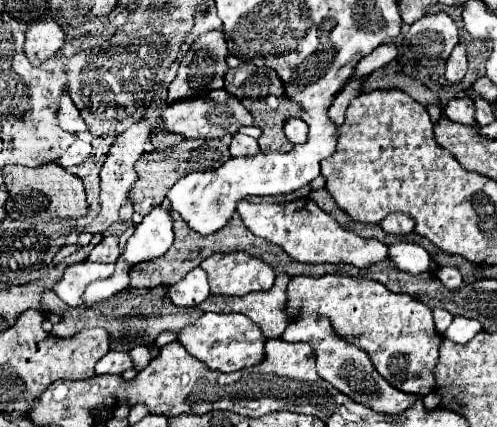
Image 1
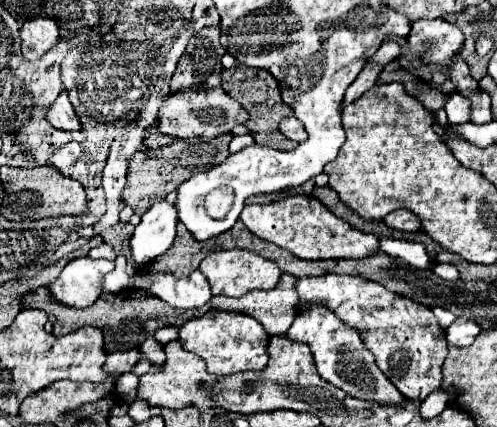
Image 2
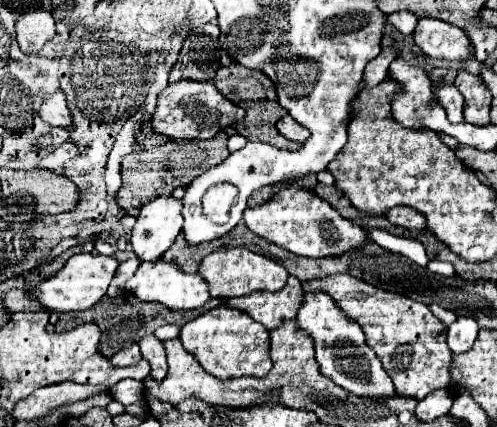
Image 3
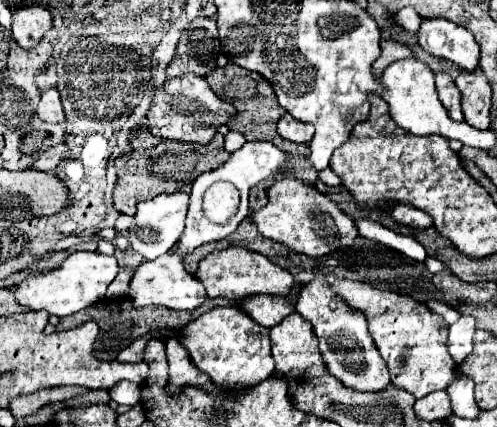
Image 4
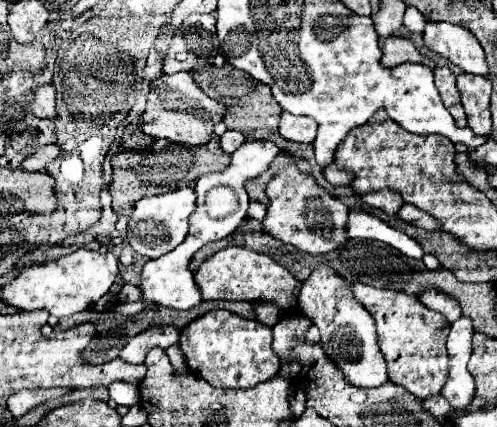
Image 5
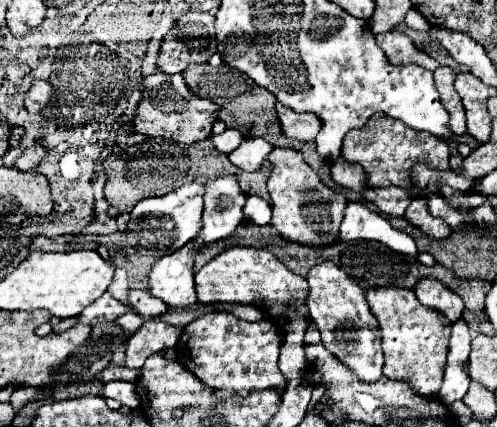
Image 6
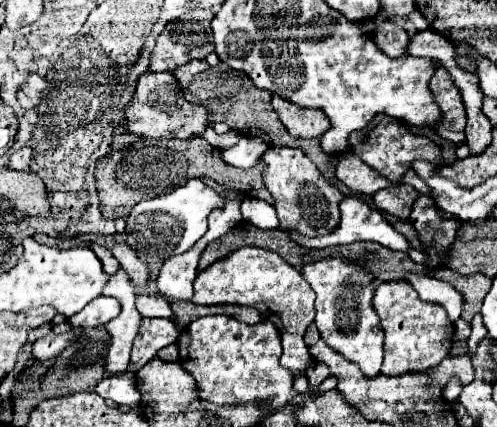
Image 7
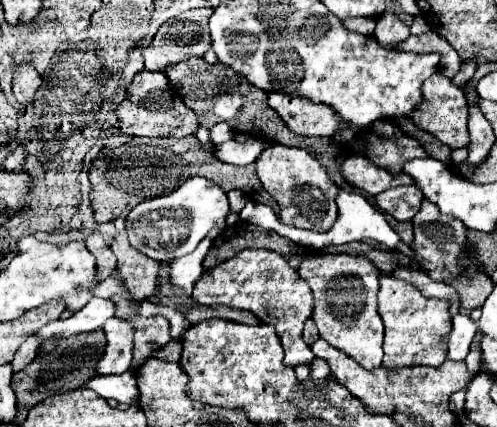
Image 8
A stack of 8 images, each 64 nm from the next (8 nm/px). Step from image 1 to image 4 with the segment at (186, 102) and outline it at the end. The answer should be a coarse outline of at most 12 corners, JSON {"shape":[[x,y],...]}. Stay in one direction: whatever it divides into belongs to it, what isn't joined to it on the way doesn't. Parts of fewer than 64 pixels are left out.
{"shape":[[186,72],[154,90],[150,134],[208,144],[236,110]]}

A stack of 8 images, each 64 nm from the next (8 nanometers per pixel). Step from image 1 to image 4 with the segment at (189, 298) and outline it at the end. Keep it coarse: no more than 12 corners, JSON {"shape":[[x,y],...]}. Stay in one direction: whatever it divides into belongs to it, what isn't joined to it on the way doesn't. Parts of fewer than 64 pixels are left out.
{"shape":[[184,254],[144,262],[130,282],[132,306],[194,310],[204,286]]}

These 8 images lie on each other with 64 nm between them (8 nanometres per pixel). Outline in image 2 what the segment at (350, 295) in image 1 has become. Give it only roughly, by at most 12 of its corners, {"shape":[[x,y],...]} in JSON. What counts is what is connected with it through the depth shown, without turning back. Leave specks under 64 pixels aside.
{"shape":[[360,276],[300,278],[402,396],[440,390],[448,342],[428,306]]}

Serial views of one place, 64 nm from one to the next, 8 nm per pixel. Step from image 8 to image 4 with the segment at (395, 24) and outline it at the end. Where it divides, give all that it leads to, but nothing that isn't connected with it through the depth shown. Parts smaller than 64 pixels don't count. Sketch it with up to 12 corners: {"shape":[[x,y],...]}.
{"shape":[[382,40],[382,54],[374,62],[380,74],[392,62],[412,58],[412,50],[396,40]]}

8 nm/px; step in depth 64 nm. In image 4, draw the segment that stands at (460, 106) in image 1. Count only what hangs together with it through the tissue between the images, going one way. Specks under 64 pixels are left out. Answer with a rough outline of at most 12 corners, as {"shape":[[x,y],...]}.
{"shape":[[446,72],[436,74],[436,90],[450,118],[462,122],[460,92]]}

